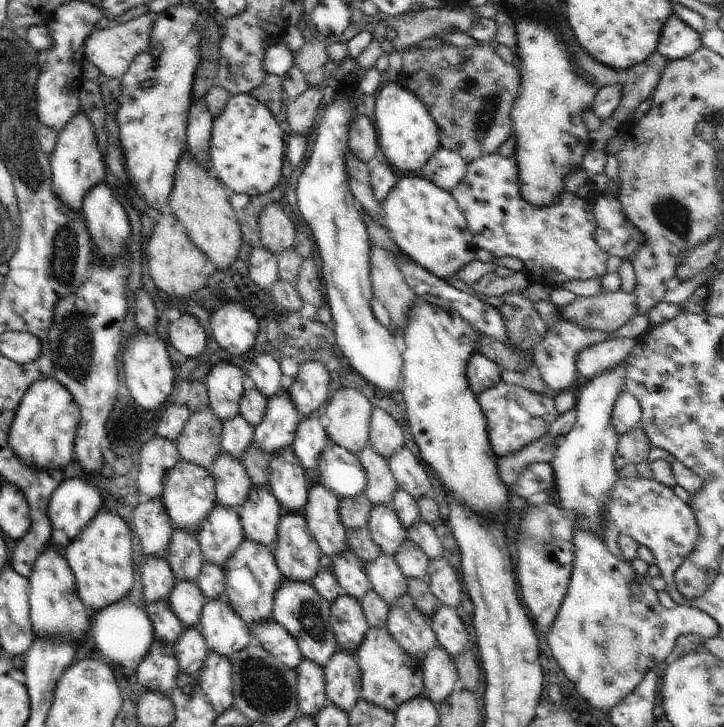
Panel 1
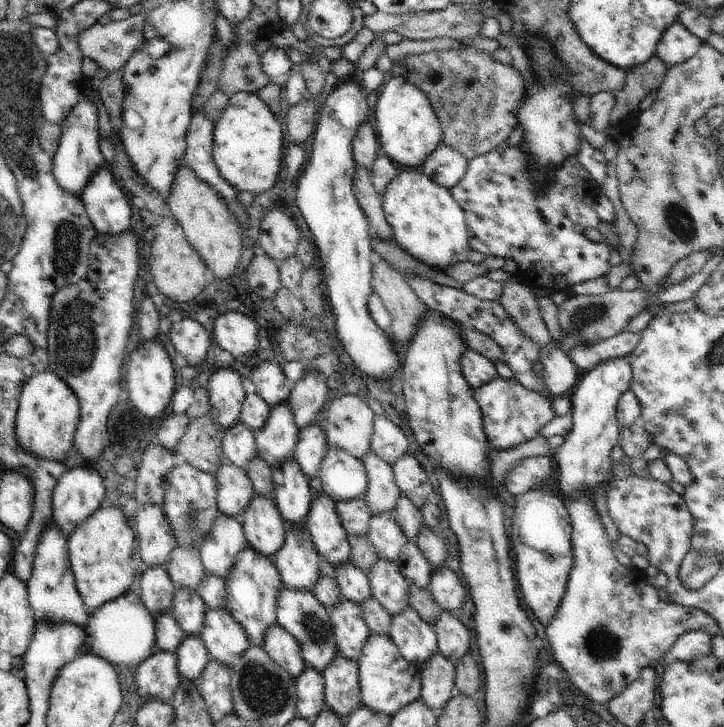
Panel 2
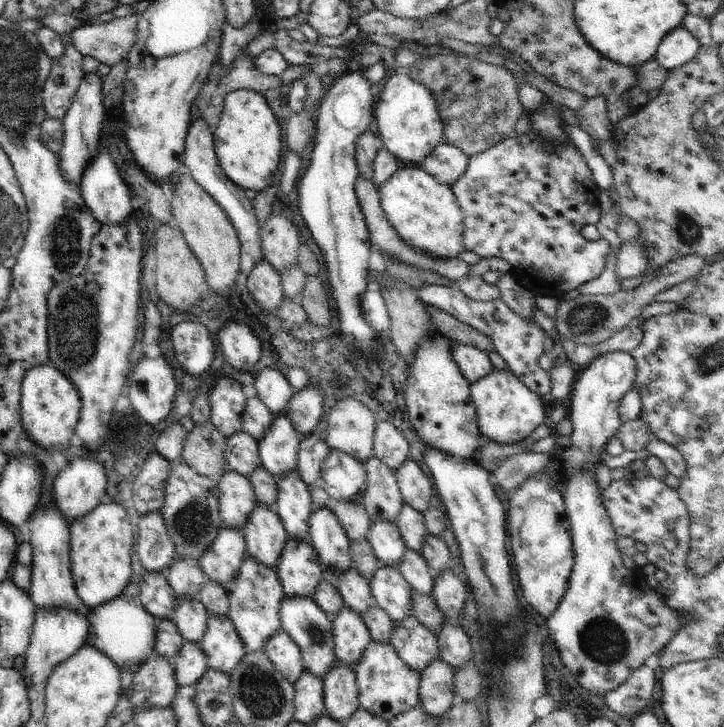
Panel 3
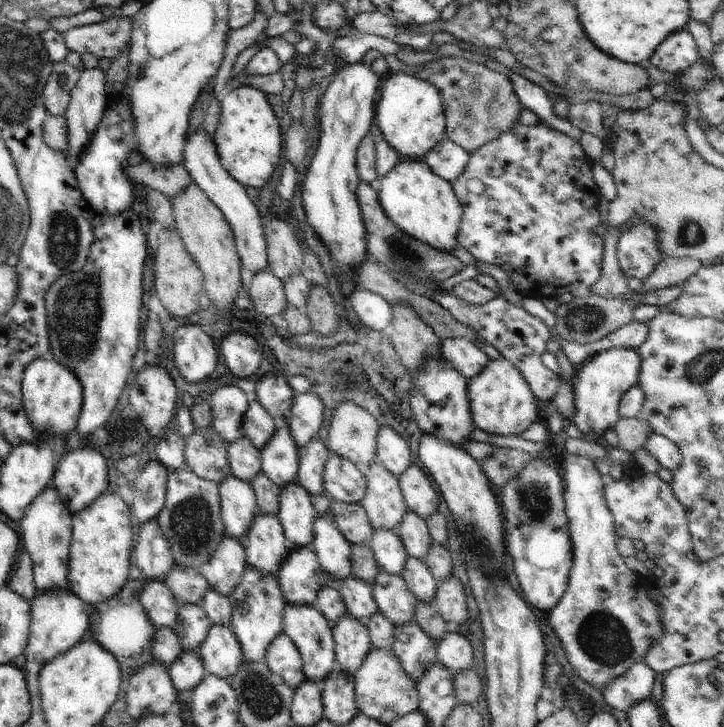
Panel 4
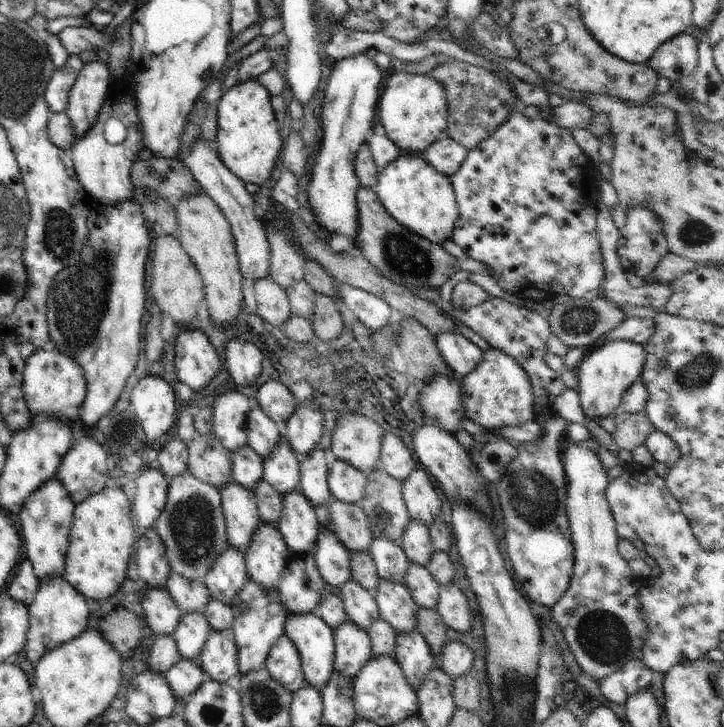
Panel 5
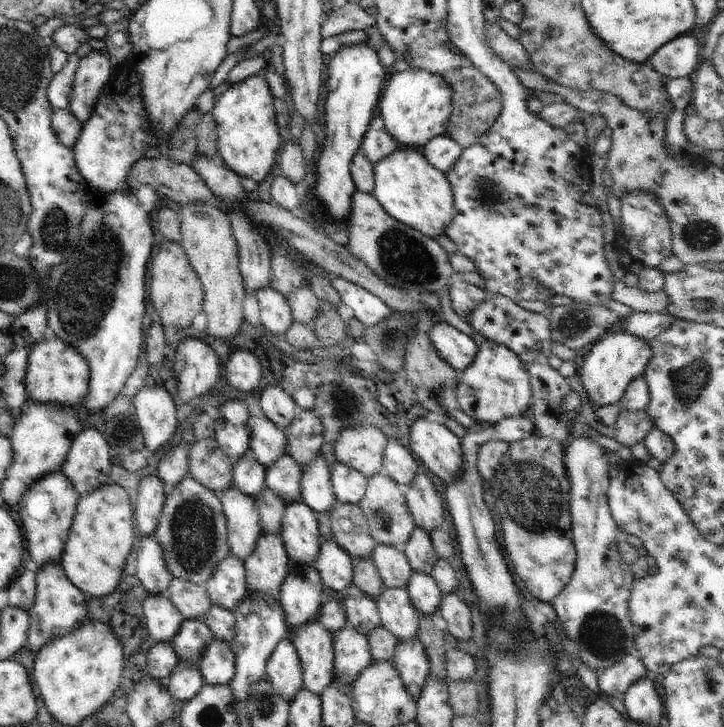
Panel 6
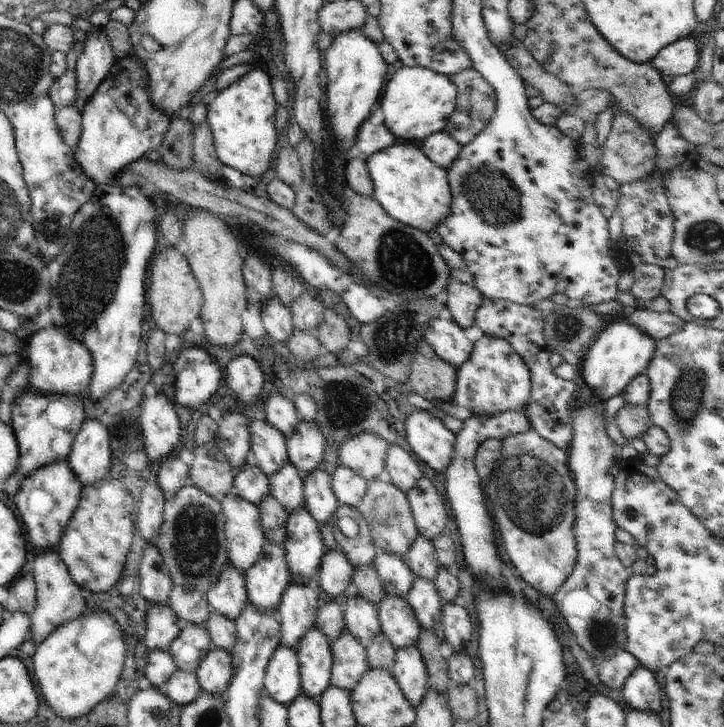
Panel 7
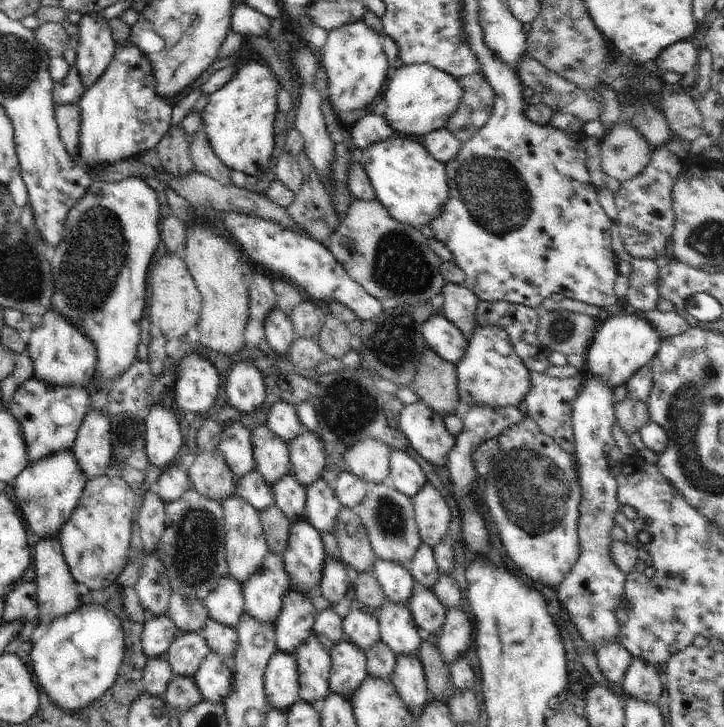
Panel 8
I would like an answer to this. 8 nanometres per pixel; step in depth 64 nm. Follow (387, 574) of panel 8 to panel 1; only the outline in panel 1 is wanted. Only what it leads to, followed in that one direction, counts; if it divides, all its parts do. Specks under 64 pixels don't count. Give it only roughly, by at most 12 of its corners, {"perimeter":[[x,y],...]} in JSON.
{"perimeter":[[391,504],[373,506],[366,526],[396,556],[406,528]]}

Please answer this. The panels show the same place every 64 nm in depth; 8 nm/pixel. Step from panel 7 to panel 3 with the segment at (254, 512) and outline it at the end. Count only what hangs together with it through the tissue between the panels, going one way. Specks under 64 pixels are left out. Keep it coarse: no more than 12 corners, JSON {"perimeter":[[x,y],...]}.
{"perimeter":[[218,480],[223,524],[242,529],[257,502],[251,480]]}

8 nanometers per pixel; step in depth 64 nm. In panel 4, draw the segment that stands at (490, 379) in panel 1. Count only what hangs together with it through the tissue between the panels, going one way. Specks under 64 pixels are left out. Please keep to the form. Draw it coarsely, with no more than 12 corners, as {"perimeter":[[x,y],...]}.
{"perimeter":[[464,338],[441,342],[441,354],[470,380],[490,362],[474,342]]}

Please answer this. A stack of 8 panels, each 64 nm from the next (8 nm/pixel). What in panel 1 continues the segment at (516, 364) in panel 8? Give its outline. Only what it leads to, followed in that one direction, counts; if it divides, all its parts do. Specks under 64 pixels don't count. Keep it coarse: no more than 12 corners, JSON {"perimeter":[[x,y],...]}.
{"perimeter":[[504,381],[477,400],[498,456],[547,434],[552,394]]}

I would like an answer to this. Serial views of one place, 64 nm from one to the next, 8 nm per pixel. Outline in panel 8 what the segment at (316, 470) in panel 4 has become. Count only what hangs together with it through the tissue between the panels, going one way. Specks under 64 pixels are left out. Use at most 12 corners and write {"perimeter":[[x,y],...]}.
{"perimeter":[[321,477],[306,487],[307,522],[333,533],[344,507]]}

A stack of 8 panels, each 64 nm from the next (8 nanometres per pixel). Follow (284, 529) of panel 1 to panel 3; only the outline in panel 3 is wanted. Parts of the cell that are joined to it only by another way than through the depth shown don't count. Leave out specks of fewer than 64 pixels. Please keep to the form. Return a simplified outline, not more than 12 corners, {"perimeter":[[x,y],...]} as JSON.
{"perimeter":[[287,538],[275,568],[285,596],[311,596],[324,579],[316,549]]}

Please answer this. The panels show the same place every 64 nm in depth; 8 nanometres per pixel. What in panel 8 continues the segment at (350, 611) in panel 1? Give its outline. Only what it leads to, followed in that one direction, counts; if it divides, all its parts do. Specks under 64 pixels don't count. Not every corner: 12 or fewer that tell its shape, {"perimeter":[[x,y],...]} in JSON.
{"perimeter":[[345,638],[331,649],[330,691],[351,698],[367,657]]}

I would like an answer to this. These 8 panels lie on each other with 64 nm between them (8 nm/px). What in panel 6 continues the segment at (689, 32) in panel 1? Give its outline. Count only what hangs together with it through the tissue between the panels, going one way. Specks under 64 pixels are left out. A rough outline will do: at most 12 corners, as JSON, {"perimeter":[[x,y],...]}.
{"perimeter":[[690,34],[648,62],[669,79],[693,76],[702,49]]}

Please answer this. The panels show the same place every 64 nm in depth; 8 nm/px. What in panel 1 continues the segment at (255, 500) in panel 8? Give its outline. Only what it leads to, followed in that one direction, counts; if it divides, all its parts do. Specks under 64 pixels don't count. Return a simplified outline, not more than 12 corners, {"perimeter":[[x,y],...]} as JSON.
{"perimeter":[[240,414],[224,420],[221,451],[242,461],[255,427]]}

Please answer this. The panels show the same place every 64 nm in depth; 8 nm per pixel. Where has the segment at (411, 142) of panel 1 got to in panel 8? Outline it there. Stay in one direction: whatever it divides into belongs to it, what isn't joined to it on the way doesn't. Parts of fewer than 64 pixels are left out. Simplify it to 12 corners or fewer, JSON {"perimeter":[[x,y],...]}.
{"perimeter":[[425,63],[396,69],[384,99],[398,135],[422,140],[462,102],[459,80]]}

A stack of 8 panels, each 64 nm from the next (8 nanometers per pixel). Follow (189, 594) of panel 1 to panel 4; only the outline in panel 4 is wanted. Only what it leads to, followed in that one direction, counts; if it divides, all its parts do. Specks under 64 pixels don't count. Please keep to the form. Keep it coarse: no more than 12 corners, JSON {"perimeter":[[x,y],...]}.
{"perimeter":[[200,603],[178,608],[172,629],[197,652],[213,622]]}

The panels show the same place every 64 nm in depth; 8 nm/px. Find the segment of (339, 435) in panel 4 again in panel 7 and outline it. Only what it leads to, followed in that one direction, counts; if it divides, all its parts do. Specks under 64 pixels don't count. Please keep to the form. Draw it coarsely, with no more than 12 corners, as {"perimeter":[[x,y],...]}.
{"perimeter":[[358,432],[339,464],[372,482],[385,476],[389,443]]}

